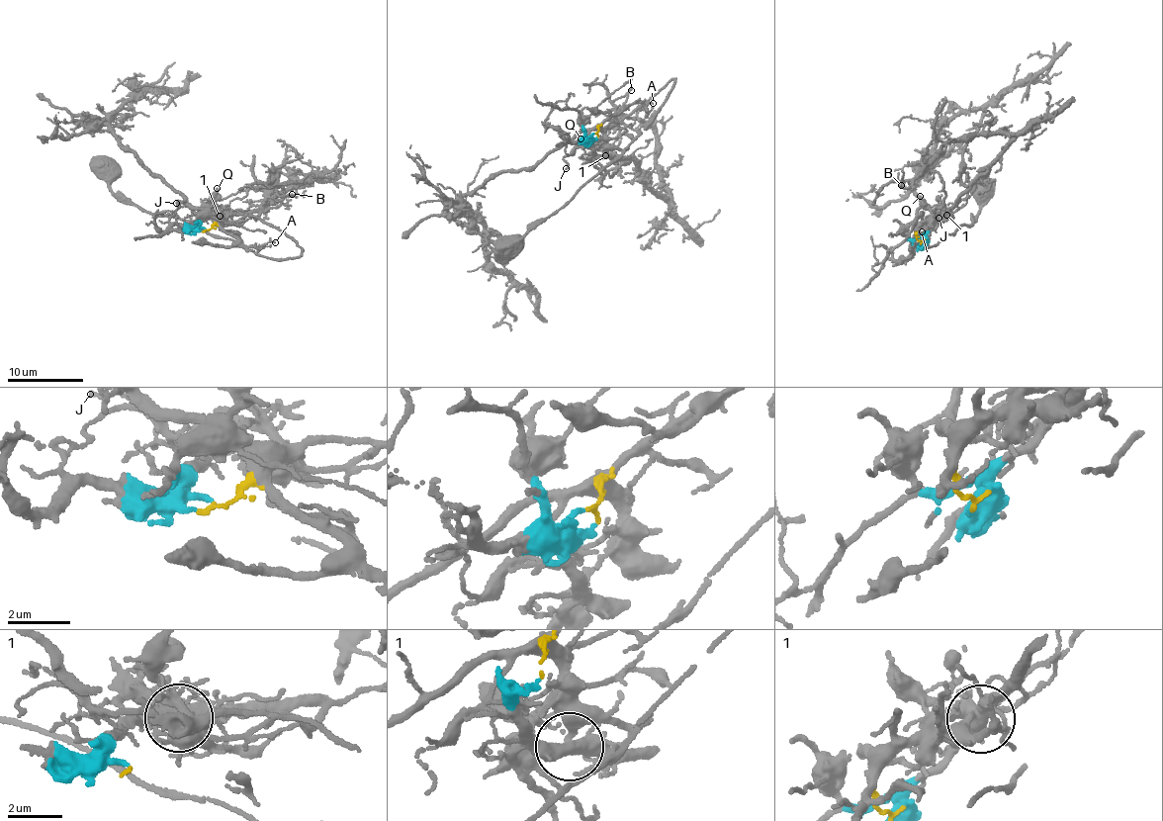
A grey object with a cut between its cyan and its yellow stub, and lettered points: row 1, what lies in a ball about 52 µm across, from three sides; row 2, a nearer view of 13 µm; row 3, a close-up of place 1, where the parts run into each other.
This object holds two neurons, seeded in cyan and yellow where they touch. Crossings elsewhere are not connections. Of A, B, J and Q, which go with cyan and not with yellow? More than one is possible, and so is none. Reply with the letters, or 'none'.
B

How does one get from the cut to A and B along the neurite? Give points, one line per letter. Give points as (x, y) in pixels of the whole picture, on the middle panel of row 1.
A: (595, 134), (601, 124), (634, 102), (653, 103)
B: (593, 134), (595, 153), (637, 160), (652, 189), (669, 197), (651, 128), (623, 114), (632, 89)

